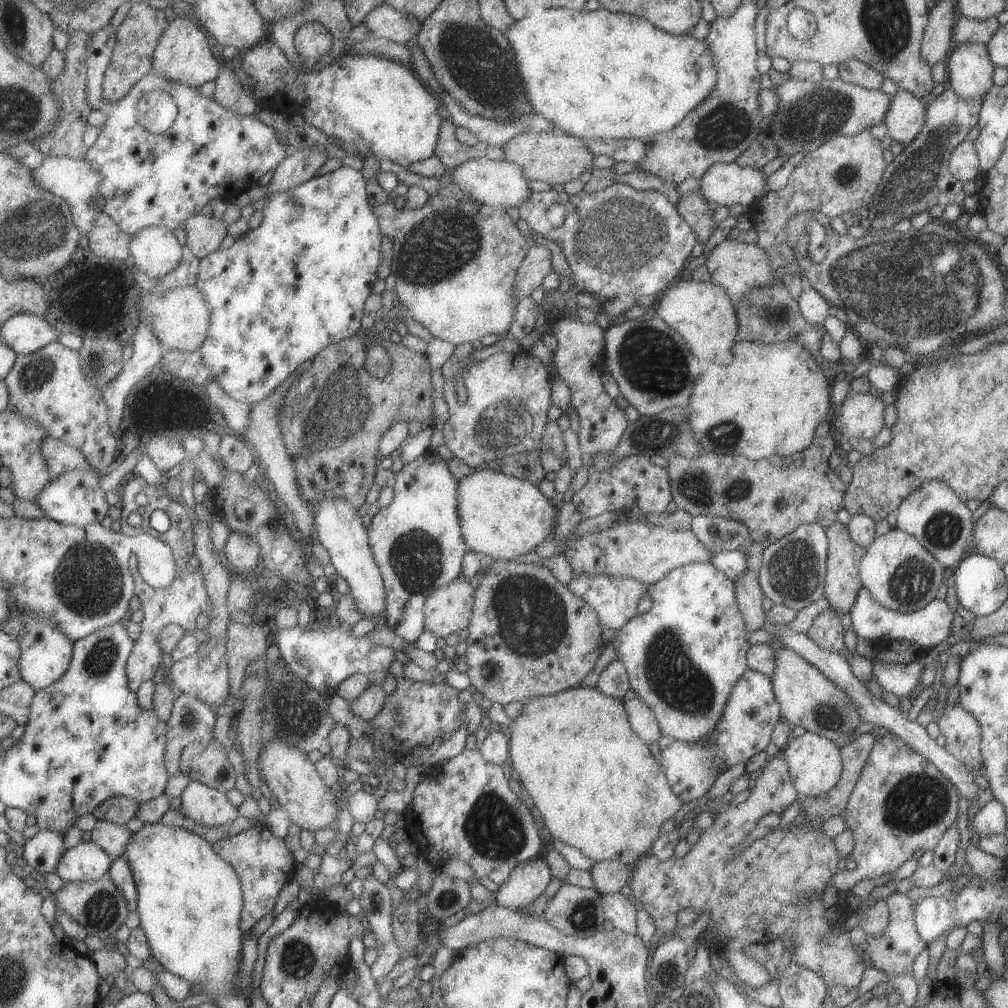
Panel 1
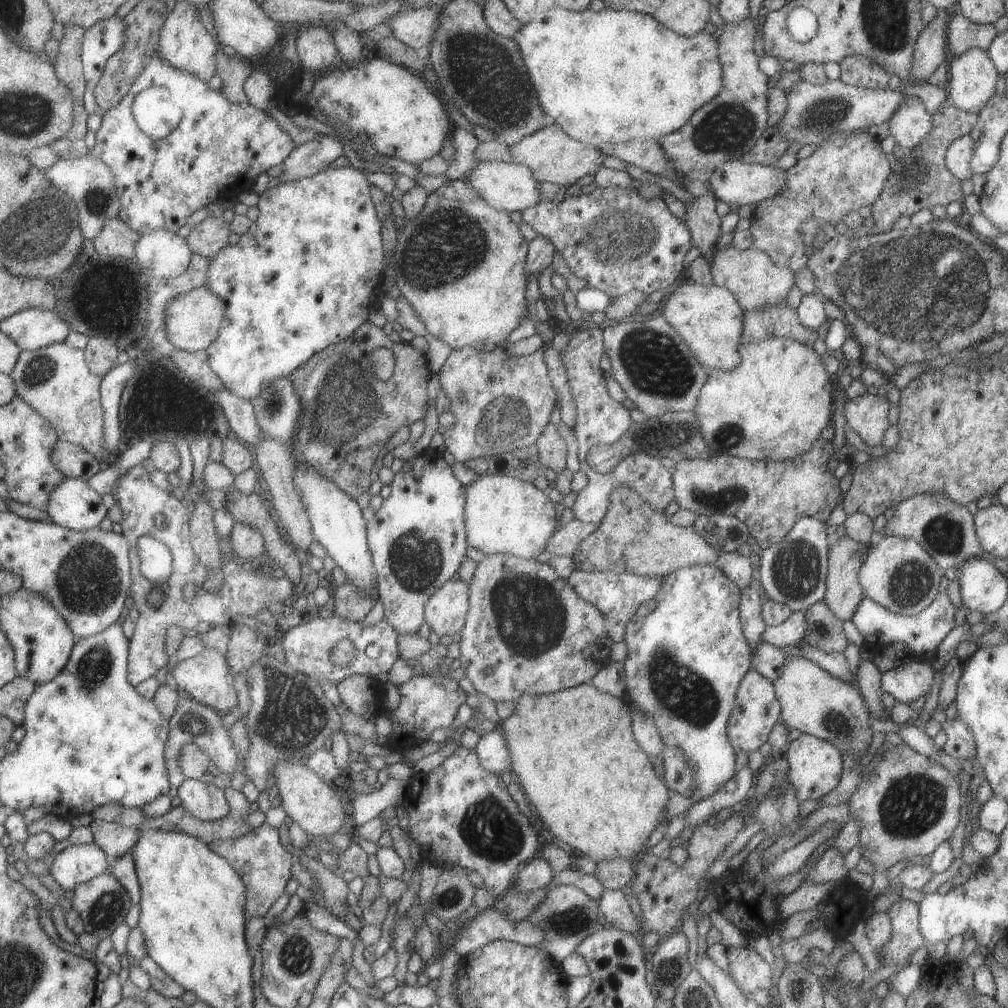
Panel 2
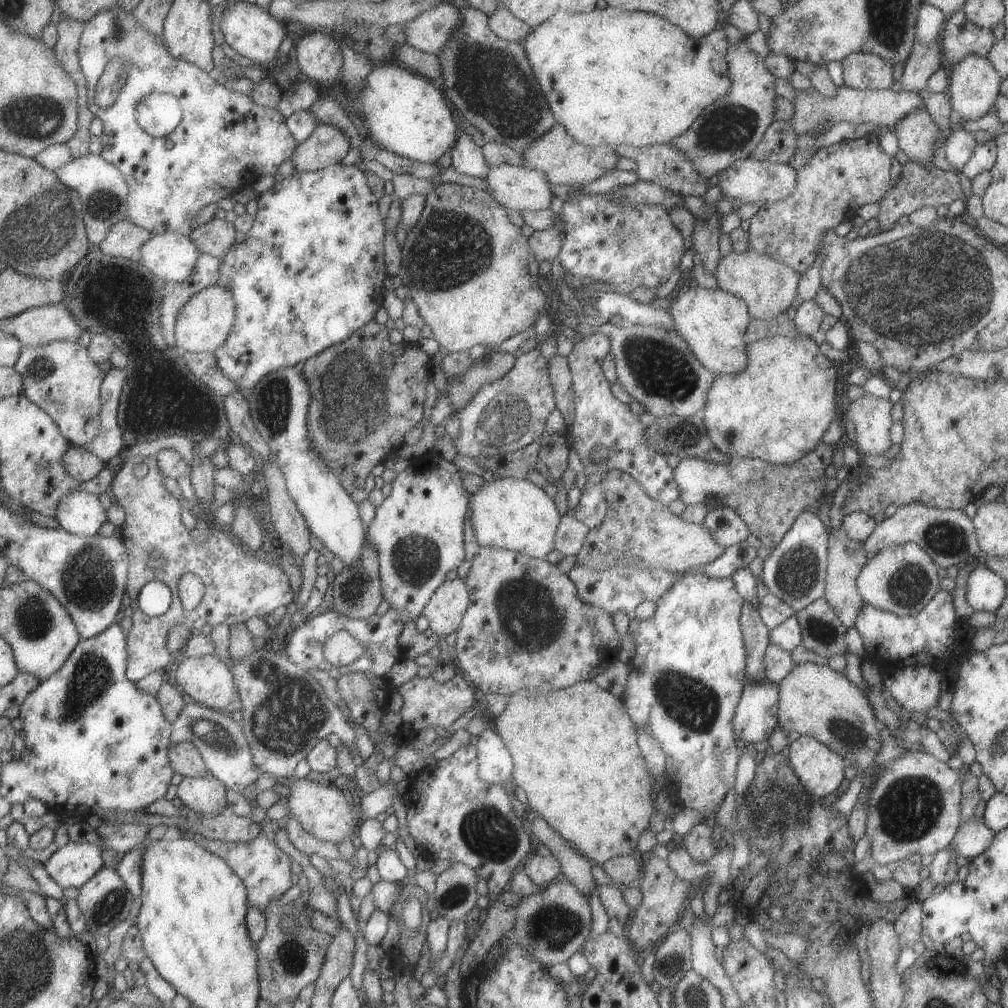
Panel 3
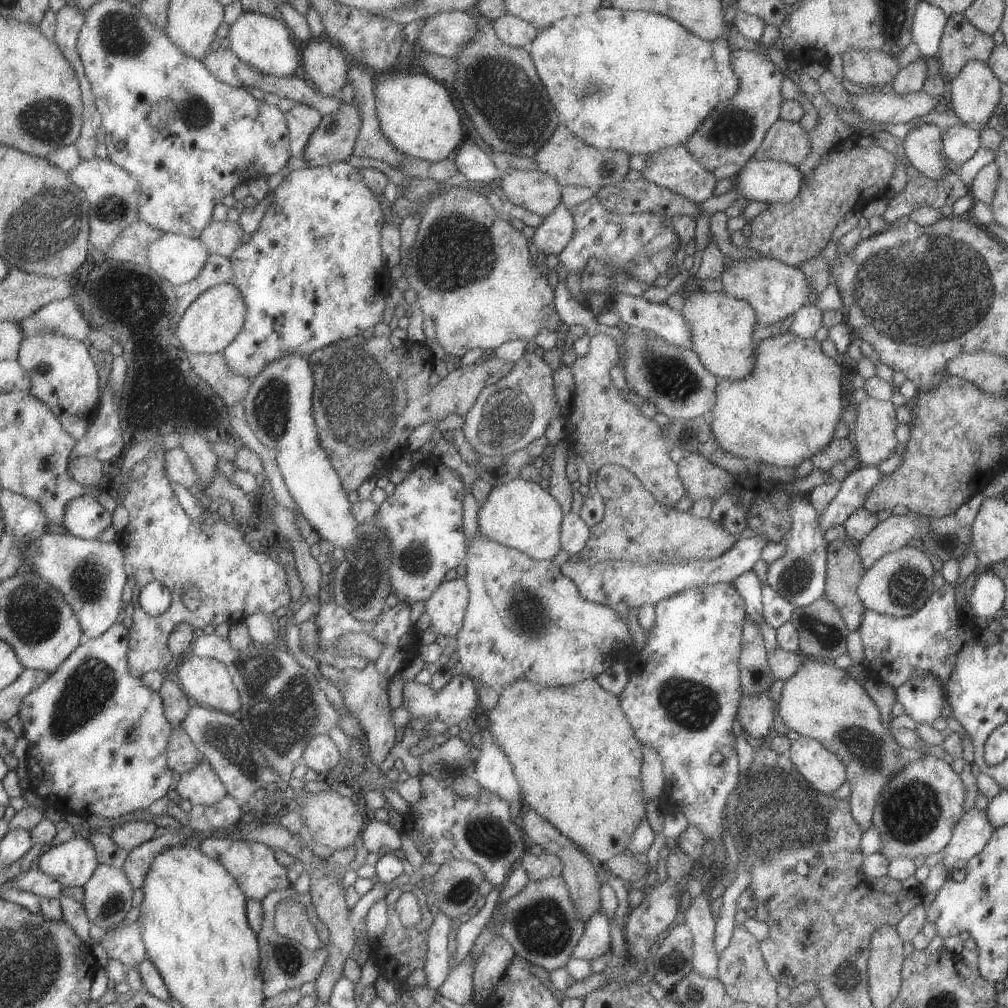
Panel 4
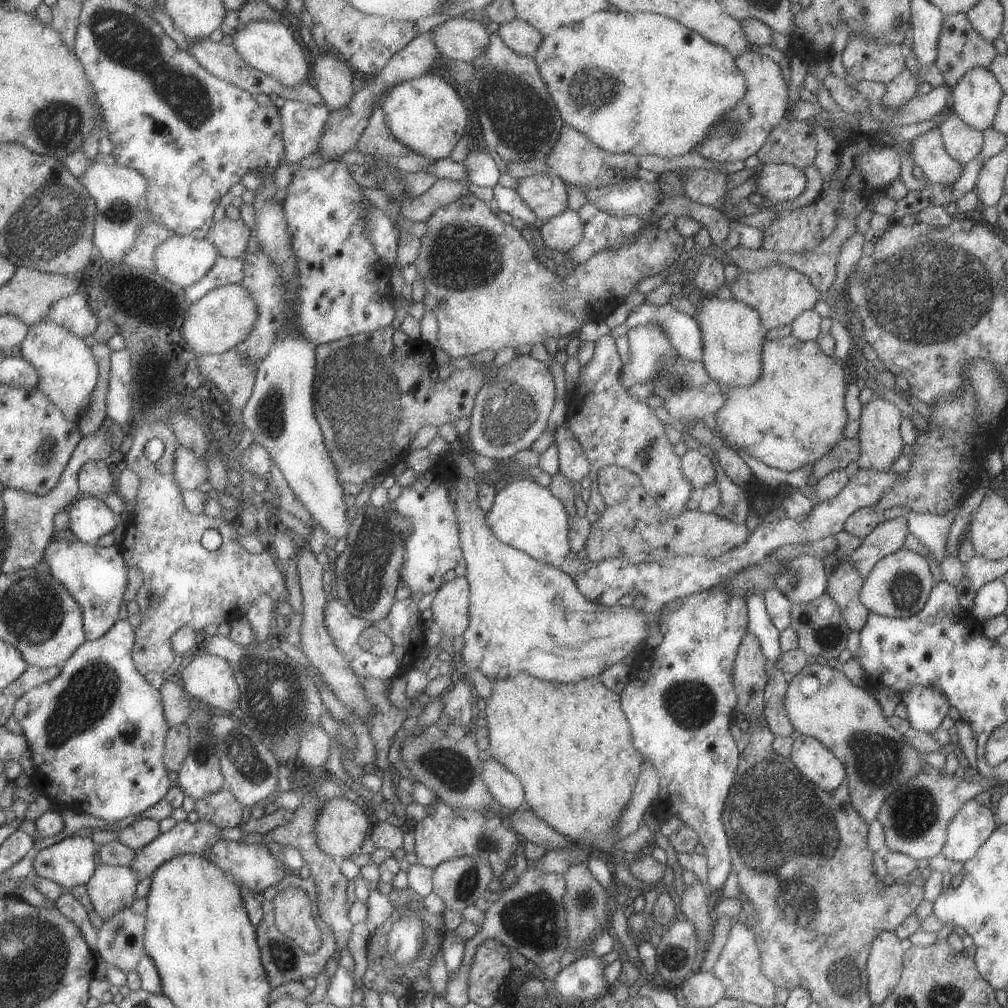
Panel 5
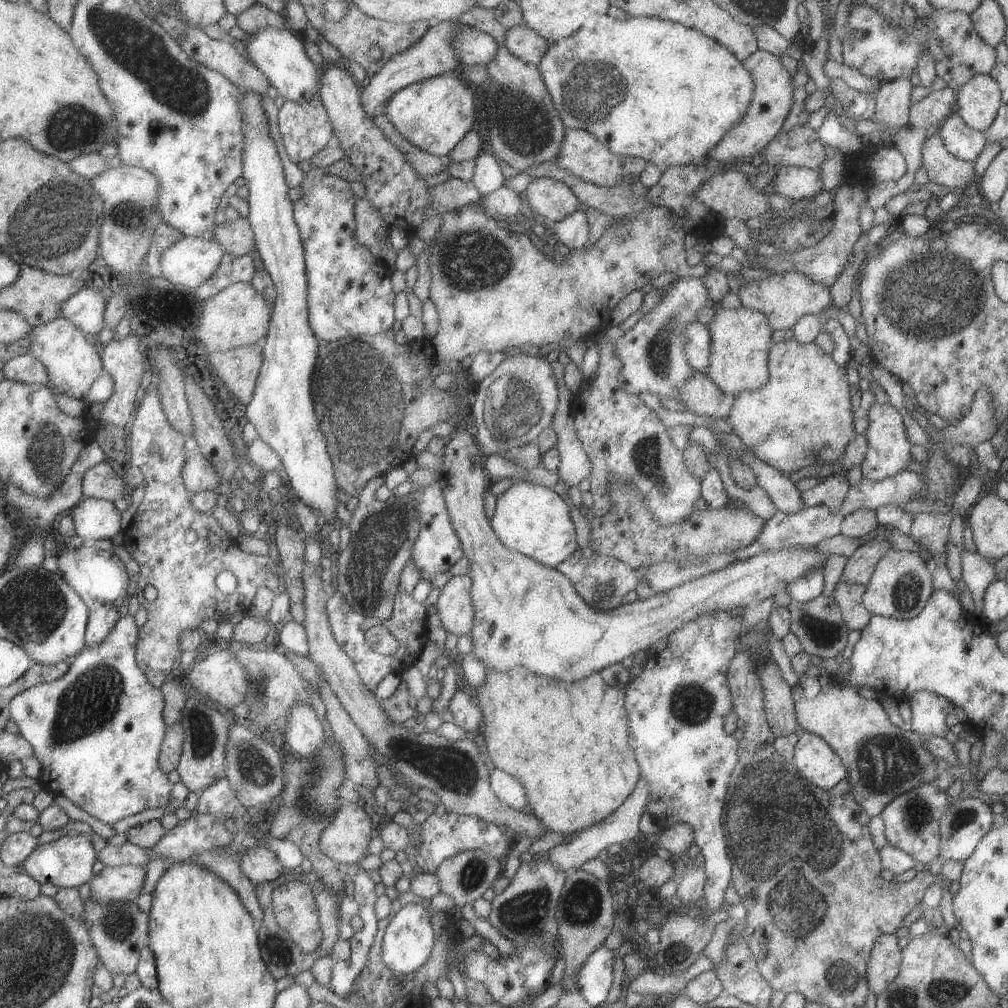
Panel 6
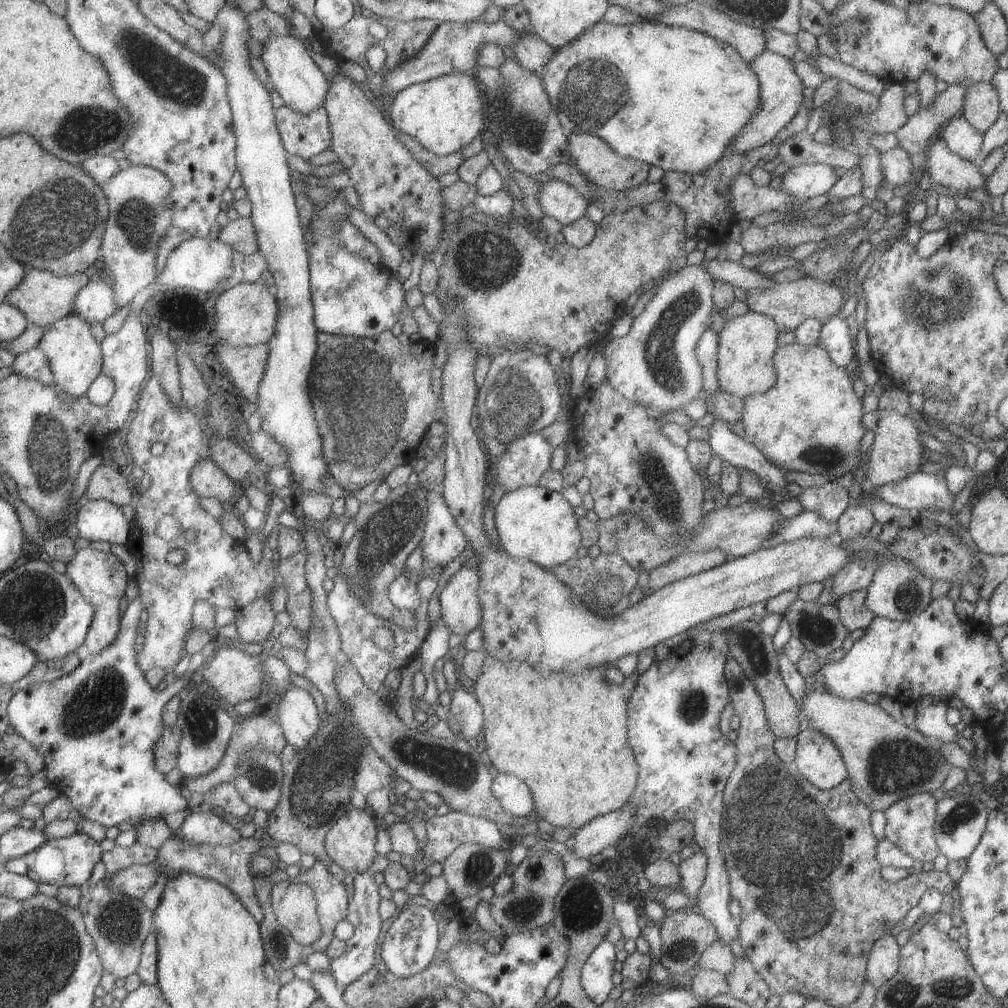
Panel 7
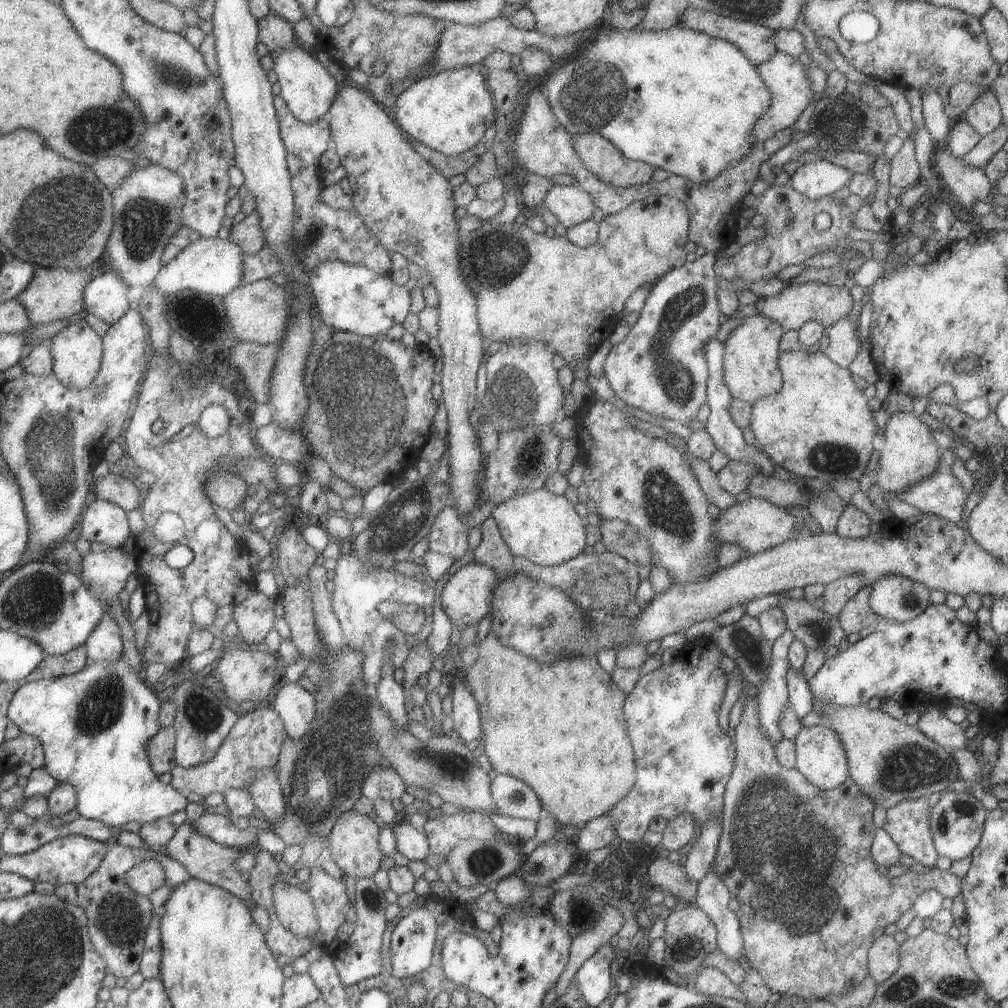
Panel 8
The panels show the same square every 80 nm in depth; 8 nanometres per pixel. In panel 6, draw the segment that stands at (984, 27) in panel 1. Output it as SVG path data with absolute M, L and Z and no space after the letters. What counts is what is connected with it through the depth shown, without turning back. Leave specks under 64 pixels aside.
M864 3L849 6L849 9L847 32L841 43L842 62L879 84L898 78L909 78L916 68L921 49L929 51L934 60L936 76L953 90L965 84L973 75L988 74L995 64L995 49L981 40L970 16L964 12L933 9L925 23L916 18L910 34L905 34L902 25L893 27Z

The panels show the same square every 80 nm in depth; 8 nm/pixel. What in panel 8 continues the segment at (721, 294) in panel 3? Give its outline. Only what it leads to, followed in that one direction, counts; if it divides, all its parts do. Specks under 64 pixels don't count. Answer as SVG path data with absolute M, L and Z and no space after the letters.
M755 314L750 318L741 320L743 324L737 326L729 338L725 340L723 346L723 382L729 390L729 395L741 402L752 405L757 402L760 398L765 398L765 396L773 396L781 390L783 380L781 377L781 372L779 371L779 366L777 365L777 358L779 358L779 341L781 336L783 336L784 331L781 326L773 320L766 318L765 316Z

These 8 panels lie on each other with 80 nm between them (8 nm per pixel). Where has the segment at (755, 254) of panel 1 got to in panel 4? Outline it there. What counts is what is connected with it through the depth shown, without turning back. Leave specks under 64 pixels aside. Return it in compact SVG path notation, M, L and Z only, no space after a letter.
M769 257L733 261L720 274L722 290L727 296L744 300L753 309L757 323L770 325L781 322L808 302L806 276L797 268Z

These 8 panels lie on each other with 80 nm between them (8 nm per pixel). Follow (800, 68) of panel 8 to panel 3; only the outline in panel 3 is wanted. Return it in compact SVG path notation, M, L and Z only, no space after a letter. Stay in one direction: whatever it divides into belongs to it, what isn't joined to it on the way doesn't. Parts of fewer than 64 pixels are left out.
M743 33L741 35L743 38L737 44L728 43L725 51L729 90L702 108L680 135L667 142L707 180L736 160L748 158L748 154L757 146L765 129L773 121L775 78L766 70L762 58L747 47L745 40L748 36Z

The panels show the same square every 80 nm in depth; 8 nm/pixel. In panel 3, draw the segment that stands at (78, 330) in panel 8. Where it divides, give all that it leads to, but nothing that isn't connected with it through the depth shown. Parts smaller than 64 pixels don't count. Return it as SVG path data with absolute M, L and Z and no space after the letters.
M70 340L38 347L24 345L15 367L24 380L23 394L56 420L71 444L85 447L100 435L102 384L106 374L90 357L88 347Z

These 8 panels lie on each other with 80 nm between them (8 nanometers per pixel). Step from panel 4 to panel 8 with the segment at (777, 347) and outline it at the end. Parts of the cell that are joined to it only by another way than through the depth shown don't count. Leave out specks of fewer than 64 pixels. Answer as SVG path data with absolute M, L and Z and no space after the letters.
M799 350L781 352L777 358L783 384L773 396L760 398L751 405L749 429L758 448L773 465L796 477L832 480L859 480L873 452L872 440L877 428L871 416L869 400L858 388L857 379L840 368L823 352Z

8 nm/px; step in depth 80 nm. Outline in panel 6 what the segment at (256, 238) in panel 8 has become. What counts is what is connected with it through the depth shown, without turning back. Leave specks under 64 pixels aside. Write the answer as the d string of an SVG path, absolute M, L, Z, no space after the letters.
M248 217L228 221L217 225L215 241L225 246L228 254L244 256L256 253L256 235Z

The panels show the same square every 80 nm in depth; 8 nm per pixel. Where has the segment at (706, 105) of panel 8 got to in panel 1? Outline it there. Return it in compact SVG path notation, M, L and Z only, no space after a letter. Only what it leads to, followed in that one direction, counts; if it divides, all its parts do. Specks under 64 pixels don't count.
M539 8L531 10L527 16L523 16L521 20L514 21L504 34L509 40L509 46L513 50L515 56L515 64L519 70L519 78L521 78L521 86L525 92L525 100L529 102L533 113L543 116L545 120L553 124L559 132L565 135L576 137L582 141L587 140L625 140L625 139L643 139L646 140L659 132L667 132L677 126L689 110L693 110L709 95L713 90L715 82L717 82L717 72L715 72L715 64L711 59L711 50L707 48L705 40L698 40L691 34L668 34L662 29L655 28L646 18L632 16L628 13L608 12L607 10L595 10L595 12L587 12L587 10L572 10L569 8Z

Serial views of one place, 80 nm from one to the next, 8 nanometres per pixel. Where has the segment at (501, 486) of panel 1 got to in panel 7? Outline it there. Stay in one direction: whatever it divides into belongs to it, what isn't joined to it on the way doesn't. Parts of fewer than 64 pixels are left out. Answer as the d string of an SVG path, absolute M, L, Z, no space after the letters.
M523 486L507 492L494 506L494 522L501 549L511 557L519 556L551 569L576 555L581 546L574 508L559 492L549 492L539 486Z

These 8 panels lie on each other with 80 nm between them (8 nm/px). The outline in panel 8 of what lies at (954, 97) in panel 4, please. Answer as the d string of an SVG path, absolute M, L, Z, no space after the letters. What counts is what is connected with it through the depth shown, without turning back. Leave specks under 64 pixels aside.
M985 90L973 100L962 115L962 118L973 128L979 137L993 132L1002 123L1001 112L995 96L990 90Z

